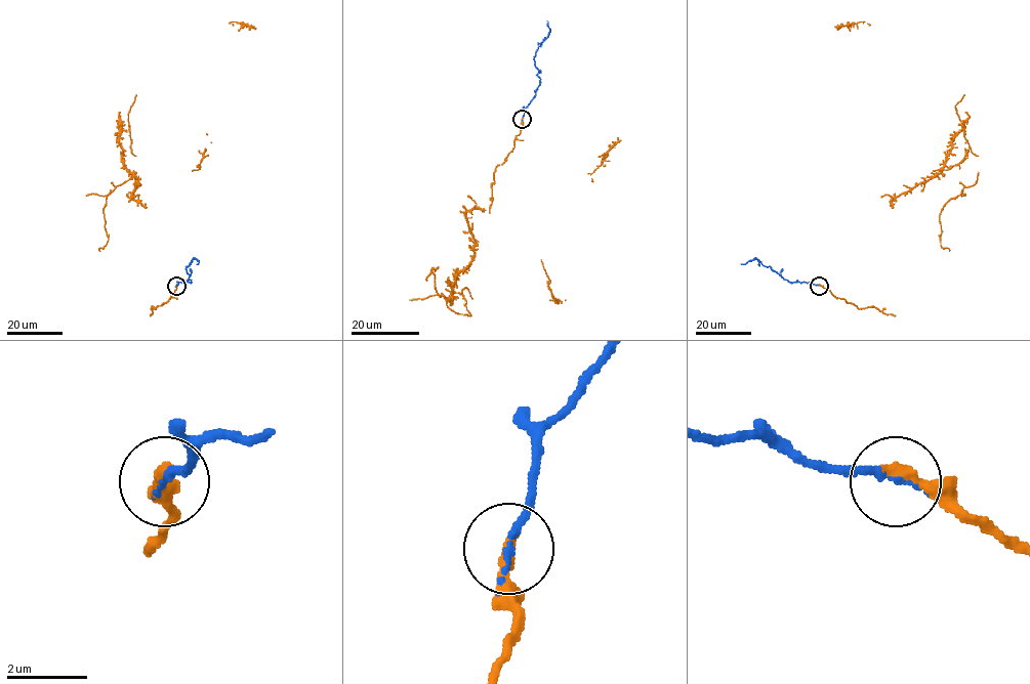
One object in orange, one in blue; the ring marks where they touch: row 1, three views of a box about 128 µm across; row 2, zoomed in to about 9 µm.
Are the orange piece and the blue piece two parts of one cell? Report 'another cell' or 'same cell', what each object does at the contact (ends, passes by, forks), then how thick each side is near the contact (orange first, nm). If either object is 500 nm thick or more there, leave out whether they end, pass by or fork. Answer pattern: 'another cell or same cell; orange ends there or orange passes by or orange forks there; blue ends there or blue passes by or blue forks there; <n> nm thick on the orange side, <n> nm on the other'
same cell; orange ends there; blue ends there; 340 nm thick on the orange side, 190 nm on the other

